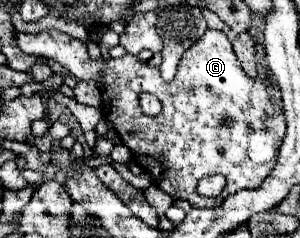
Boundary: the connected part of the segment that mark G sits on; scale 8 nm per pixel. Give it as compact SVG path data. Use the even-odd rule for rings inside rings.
M44 30L40 34L16 34L20 48L28 54L52 58L60 62L68 72L72 72L78 80L94 80L102 92L102 112L114 124L114 130L122 138L122 142L130 148L132 158L154 178L156 186L168 192L172 198L188 200L196 208L212 208L218 206L228 194L234 194L242 188L258 188L262 180L272 172L276 164L278 150L284 140L284 112L280 106L280 92L276 82L268 84L256 82L248 78L236 60L230 40L220 30L206 30L200 40L196 40L184 54L178 66L178 72L172 82L164 82L160 78L158 68L150 68L142 64L136 56L126 54L118 60L90 60L86 44L78 38L72 38L58 30ZM150 92L162 102L162 112L158 116L146 116L140 110L138 94ZM208 174L222 174L226 178L226 186L216 200L208 200L206 196L196 194L198 180Z

